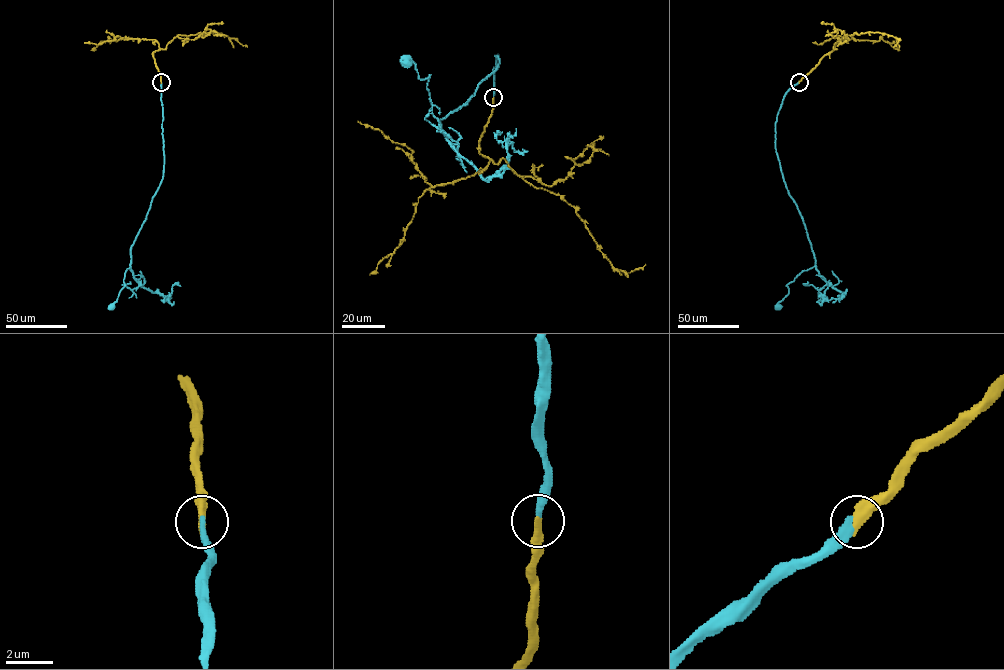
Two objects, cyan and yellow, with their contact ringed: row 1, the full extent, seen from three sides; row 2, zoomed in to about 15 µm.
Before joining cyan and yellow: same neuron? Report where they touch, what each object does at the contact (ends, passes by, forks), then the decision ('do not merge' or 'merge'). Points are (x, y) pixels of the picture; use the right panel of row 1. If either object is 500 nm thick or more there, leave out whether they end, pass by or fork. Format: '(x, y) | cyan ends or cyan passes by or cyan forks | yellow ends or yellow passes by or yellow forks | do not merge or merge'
(799, 82) | cyan ends | yellow ends | merge

